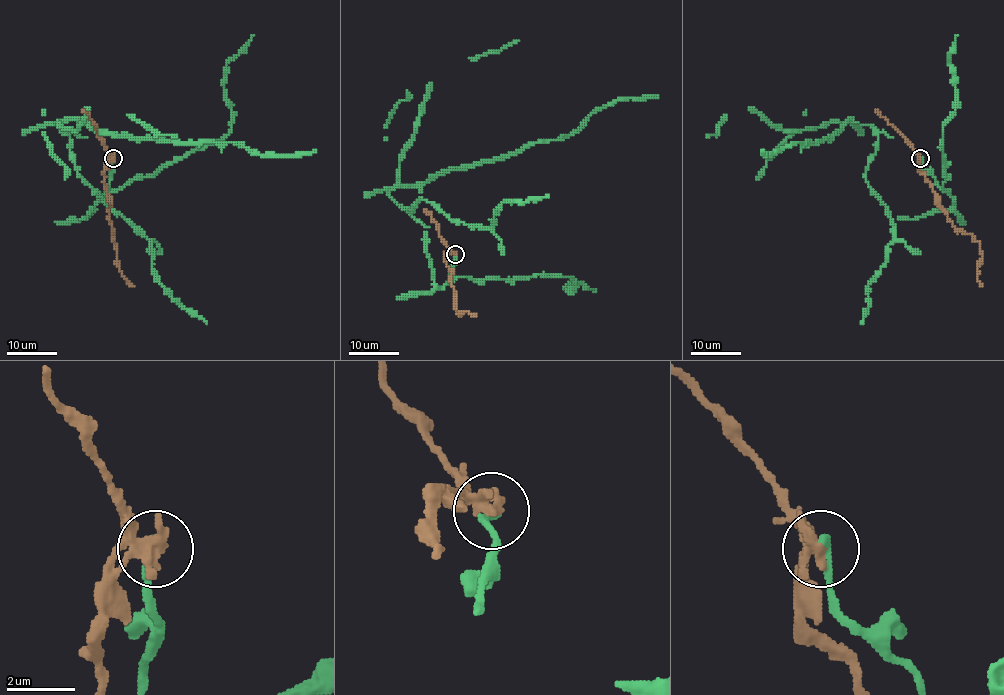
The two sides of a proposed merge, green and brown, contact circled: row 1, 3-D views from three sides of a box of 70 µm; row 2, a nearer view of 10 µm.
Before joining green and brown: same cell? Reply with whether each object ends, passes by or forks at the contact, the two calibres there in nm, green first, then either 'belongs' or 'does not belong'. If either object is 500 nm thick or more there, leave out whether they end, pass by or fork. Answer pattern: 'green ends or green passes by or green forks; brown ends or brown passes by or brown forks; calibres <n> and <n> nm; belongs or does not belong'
green ends; brown passes by; calibres 280 and 340 nm; does not belong

